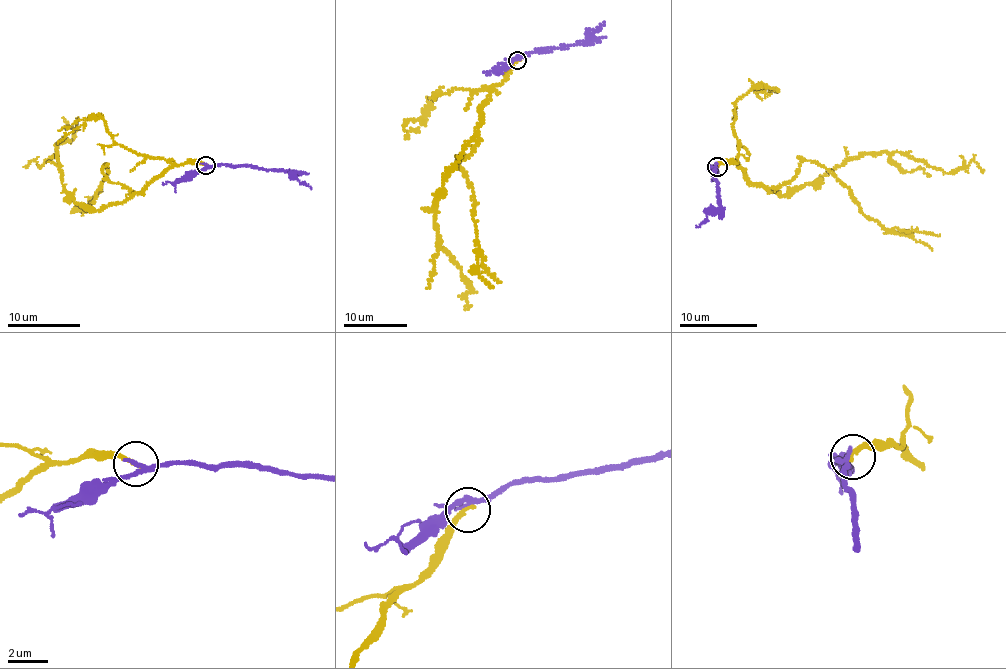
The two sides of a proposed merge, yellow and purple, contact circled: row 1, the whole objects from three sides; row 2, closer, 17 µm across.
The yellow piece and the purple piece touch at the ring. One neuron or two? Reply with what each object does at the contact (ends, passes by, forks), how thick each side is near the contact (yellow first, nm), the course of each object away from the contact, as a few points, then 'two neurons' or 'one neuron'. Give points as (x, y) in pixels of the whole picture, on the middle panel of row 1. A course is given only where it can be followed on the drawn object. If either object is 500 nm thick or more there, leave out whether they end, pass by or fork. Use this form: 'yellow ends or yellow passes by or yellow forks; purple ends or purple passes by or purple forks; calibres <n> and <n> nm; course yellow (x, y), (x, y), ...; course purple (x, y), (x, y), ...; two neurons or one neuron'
yellow ends; purple passes by; calibres 200 and 240 nm; course yellow (517, 60), (482, 109), (481, 124), (436, 200), (440, 247), (469, 287), (466, 309); course purple (517, 59), (531, 52), (584, 43), (603, 21); two neurons

